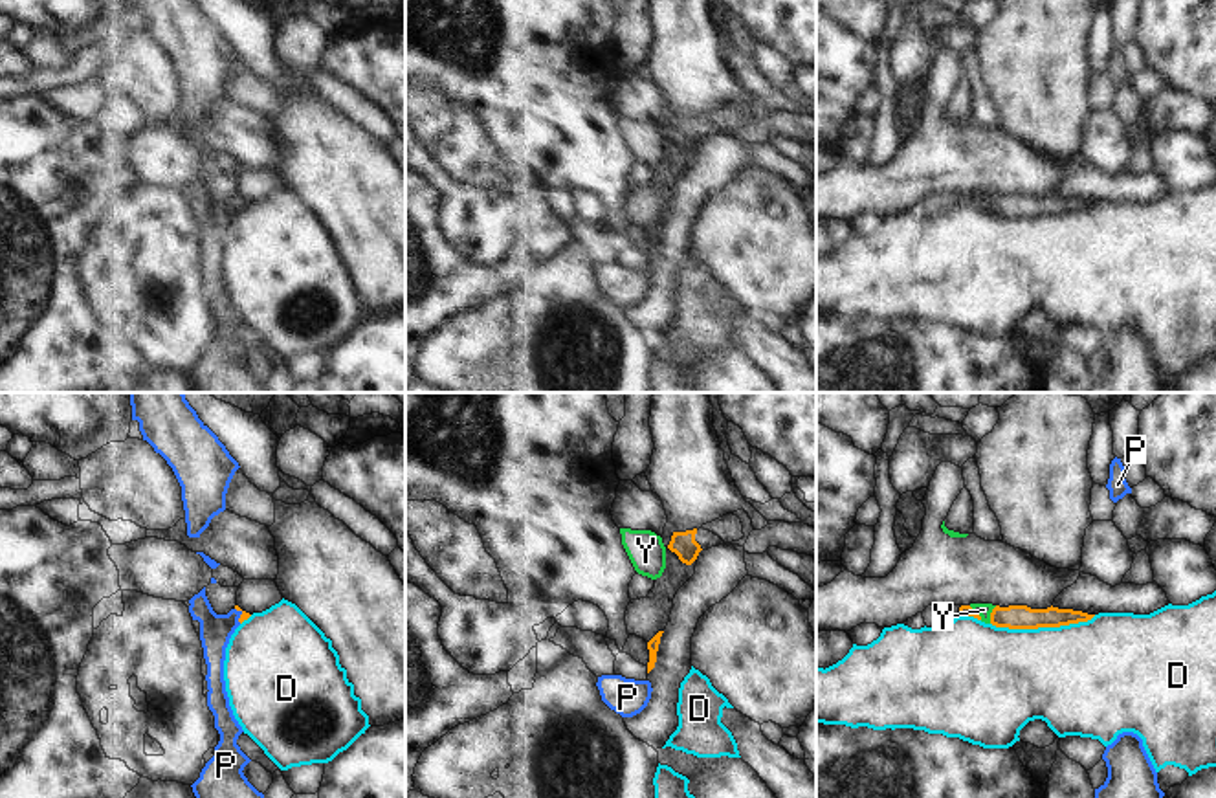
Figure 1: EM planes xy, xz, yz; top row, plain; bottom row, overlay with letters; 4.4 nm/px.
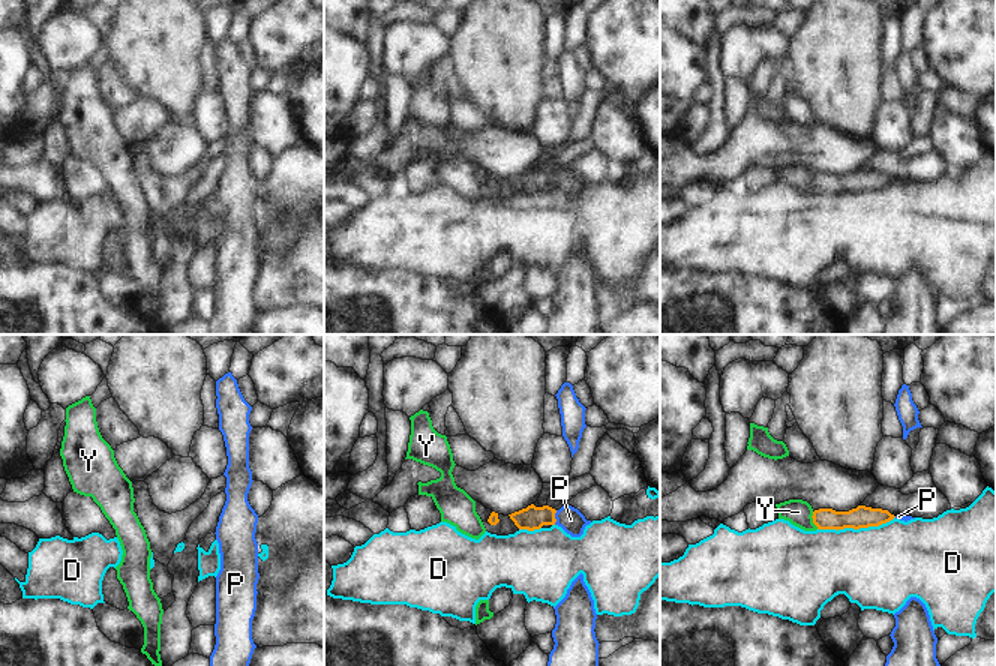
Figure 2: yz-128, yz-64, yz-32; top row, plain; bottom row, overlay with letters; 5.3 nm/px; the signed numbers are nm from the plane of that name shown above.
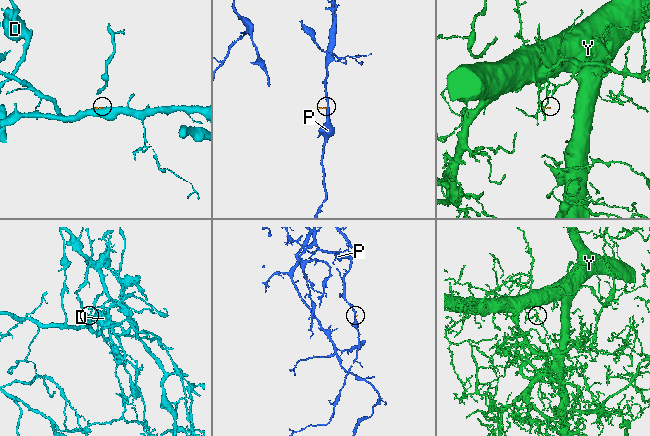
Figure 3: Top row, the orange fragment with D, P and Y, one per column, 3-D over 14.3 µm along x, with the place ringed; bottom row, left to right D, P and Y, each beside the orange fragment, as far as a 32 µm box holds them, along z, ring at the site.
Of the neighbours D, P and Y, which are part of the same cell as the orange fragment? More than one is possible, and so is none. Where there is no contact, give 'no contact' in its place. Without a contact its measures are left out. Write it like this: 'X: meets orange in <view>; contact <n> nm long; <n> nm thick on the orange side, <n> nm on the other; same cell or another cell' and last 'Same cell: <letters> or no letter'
D: meets orange in yz; contact 460 nm long; 110 nm thick on the orange side, 440 nm on the other; another cell
P: meets orange in xy; contact 80 nm long; 40 nm thick on the orange side, 140 nm on the other; same cell
Y: meets orange in yz; contact 90 nm long; 110 nm thick on the orange side, 60 nm on the other; another cell
Same cell: P

